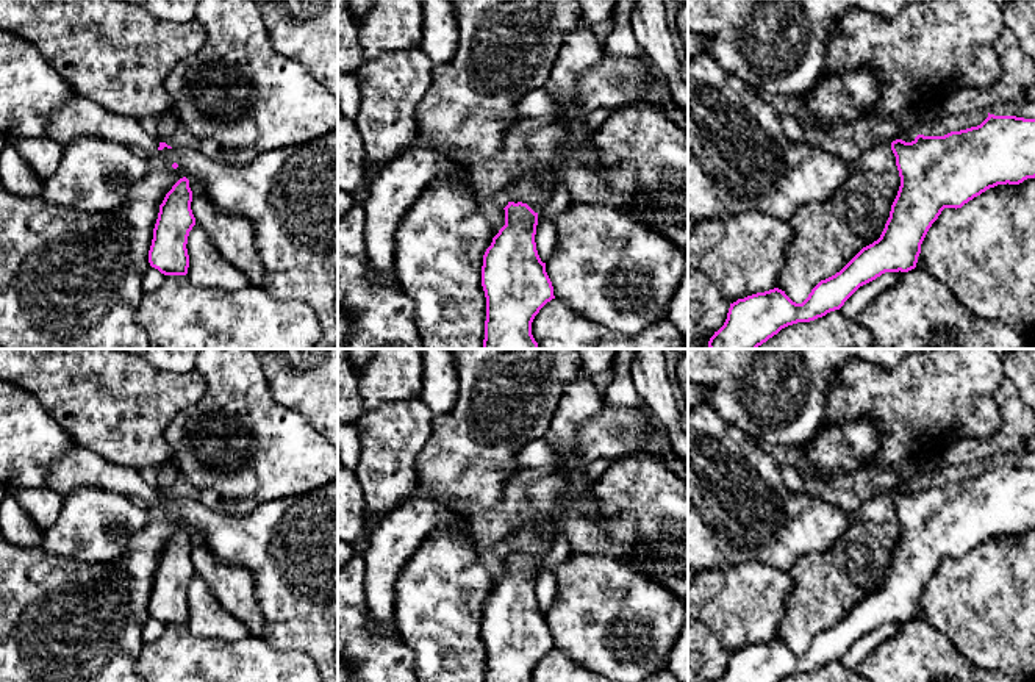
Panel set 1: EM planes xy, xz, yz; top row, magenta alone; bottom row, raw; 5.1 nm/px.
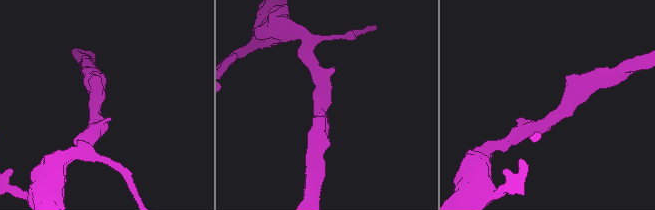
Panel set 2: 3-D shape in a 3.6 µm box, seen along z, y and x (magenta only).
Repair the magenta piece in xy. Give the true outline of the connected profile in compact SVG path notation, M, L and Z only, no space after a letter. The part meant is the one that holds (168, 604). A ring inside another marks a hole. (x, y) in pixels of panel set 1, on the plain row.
M186 527L180 529L159 555L149 601L149 613L164 626L186 626L189 618L188 587L195 576L191 560L192 541Z

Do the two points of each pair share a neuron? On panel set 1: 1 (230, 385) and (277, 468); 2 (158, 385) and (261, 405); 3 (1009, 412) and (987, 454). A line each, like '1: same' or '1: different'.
1: same
2: different
3: same

